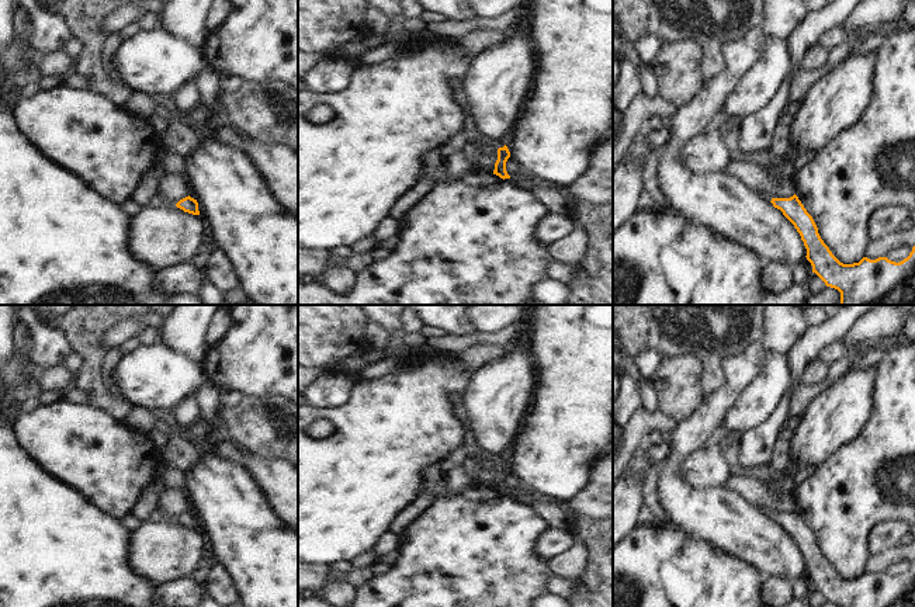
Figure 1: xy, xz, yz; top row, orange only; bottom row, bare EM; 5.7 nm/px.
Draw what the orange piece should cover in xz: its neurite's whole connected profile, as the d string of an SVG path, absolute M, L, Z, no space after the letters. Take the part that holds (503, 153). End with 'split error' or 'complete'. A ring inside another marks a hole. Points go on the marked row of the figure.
M450 79L448 86L451 89L451 93L454 96L454 100L457 105L462 111L462 132L465 138L478 149L481 149L485 143L489 143L493 149L498 150L498 160L495 163L493 174L499 176L500 178L510 178L510 176L506 171L506 162L510 157L510 152L505 142L495 142L488 138L485 138L482 133L478 132L475 128L475 124L471 117L471 110L467 104L464 90L462 90L462 80L460 79Z; split error

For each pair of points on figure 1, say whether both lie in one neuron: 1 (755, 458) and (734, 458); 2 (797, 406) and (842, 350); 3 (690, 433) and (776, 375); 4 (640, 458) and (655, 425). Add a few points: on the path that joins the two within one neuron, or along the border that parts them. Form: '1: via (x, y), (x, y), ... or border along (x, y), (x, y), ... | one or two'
1: border along (740, 439), (741, 468) | two
2: border along (856, 357), (852, 354), (844, 356), (829, 367) | two
3: border along (754, 378), (720, 425) | two
4: border along (644, 446), (634, 454), (627, 467) | two

